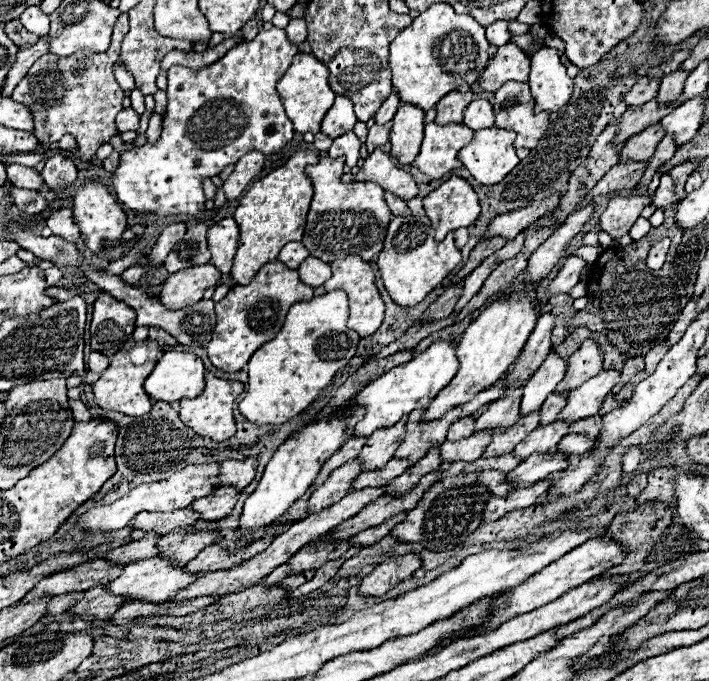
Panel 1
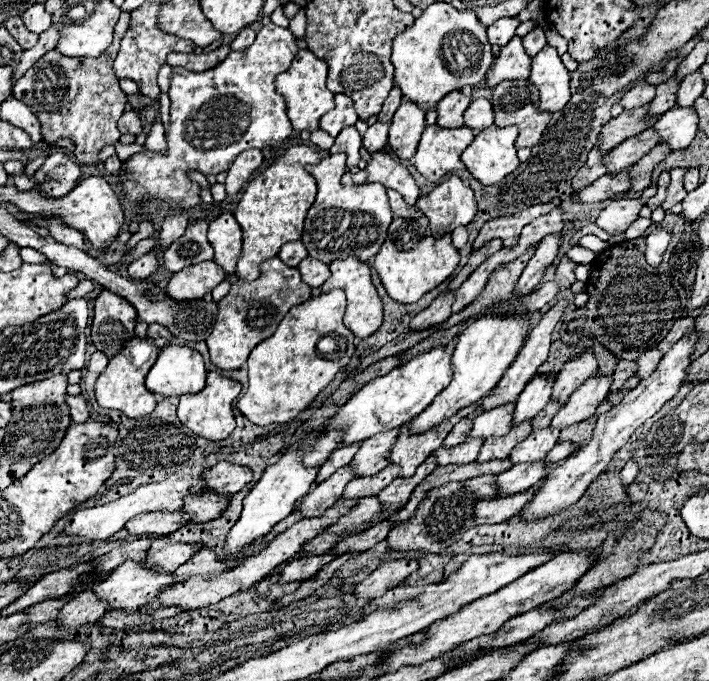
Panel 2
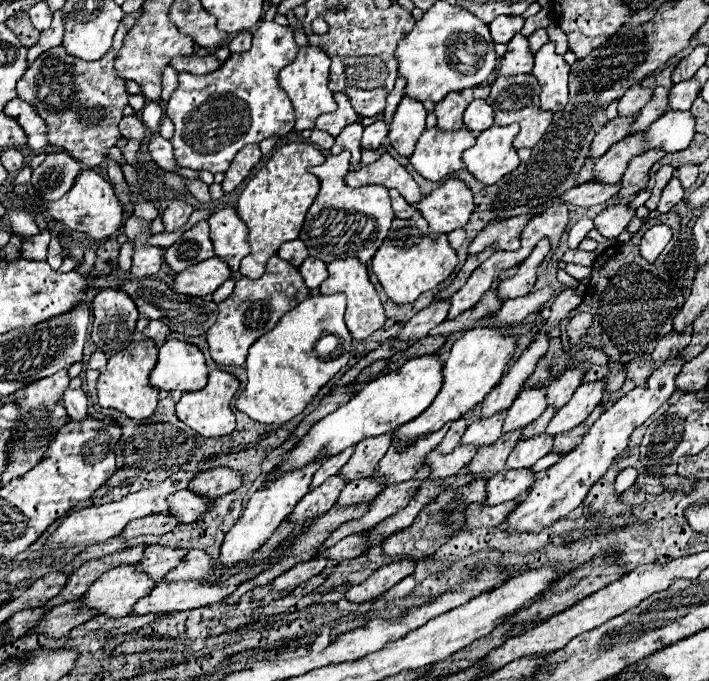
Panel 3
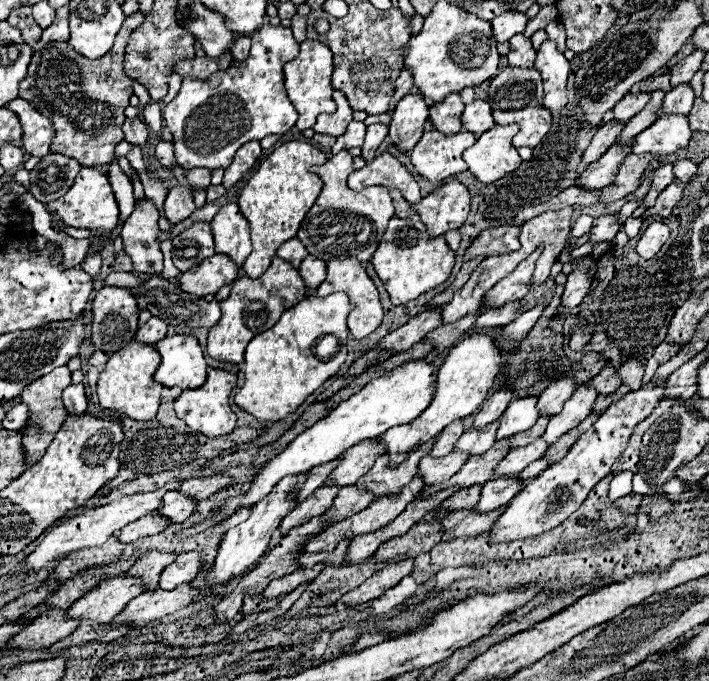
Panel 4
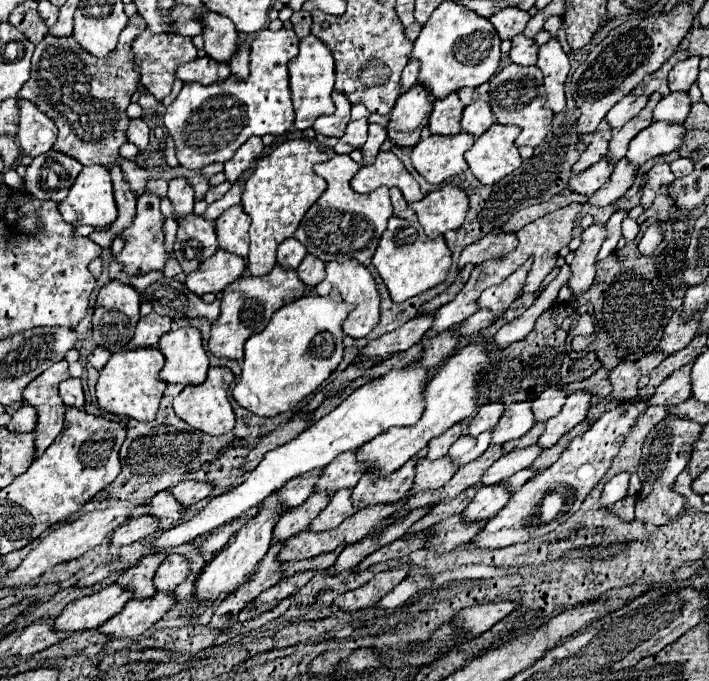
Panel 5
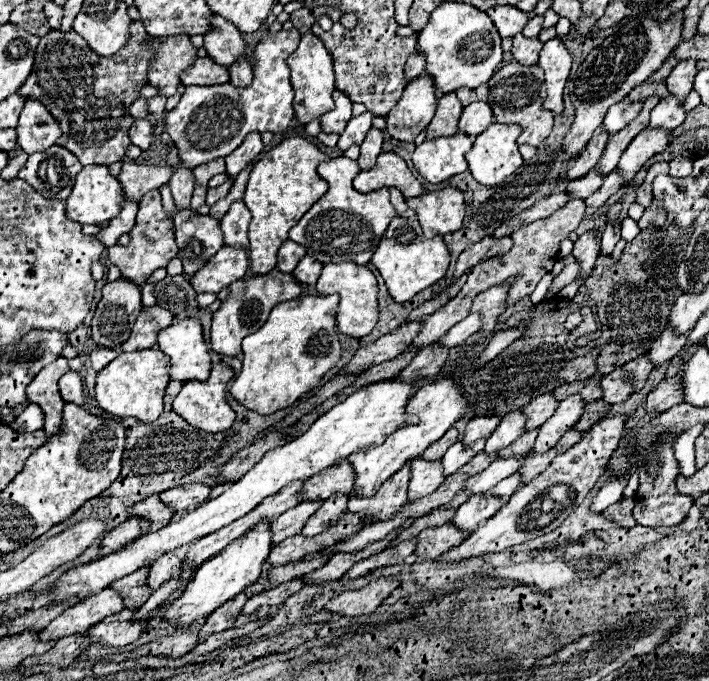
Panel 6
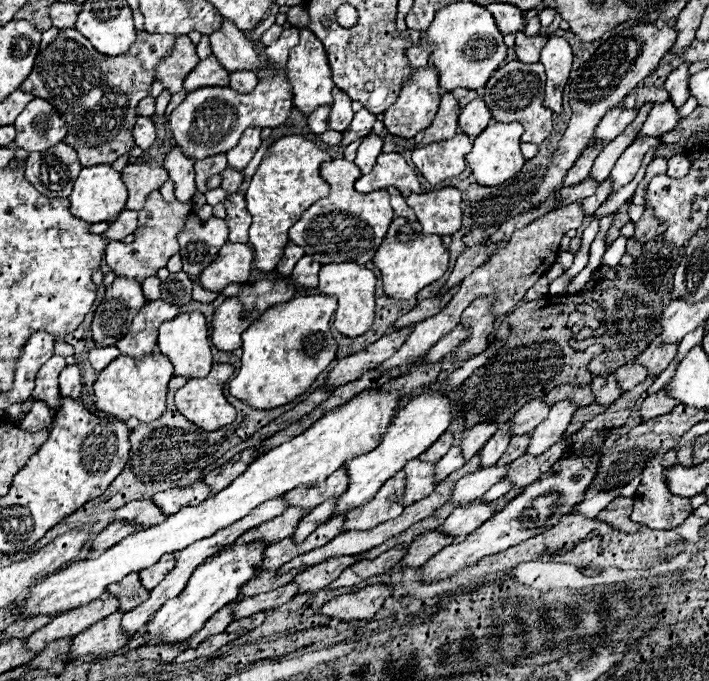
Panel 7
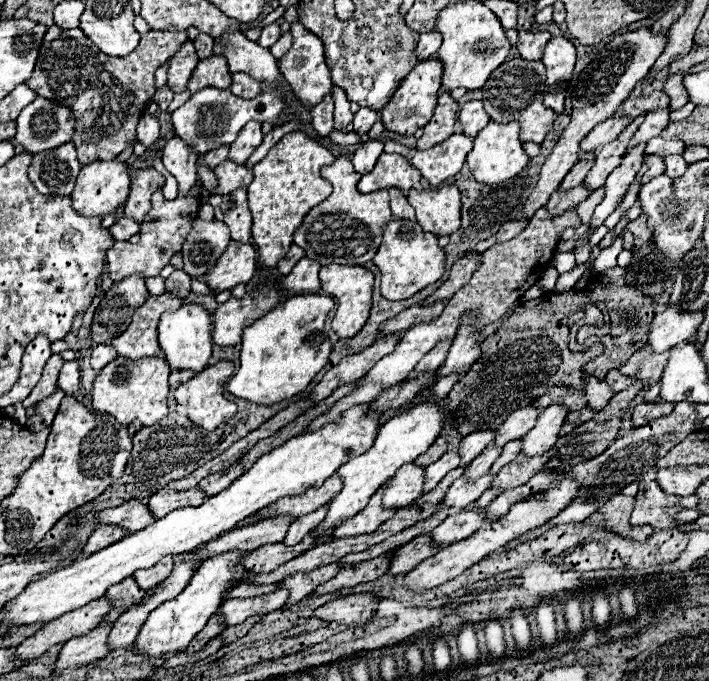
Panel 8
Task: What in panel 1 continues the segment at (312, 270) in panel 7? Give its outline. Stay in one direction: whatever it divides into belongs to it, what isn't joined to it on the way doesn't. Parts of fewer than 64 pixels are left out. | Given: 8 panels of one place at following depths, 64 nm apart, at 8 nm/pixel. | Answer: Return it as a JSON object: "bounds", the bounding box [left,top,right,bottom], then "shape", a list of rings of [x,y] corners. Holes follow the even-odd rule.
{"bounds":[298,256,332,288],"shape":[[[308,256],[308,258],[300,264],[298,272],[300,272],[300,280],[306,282],[308,286],[314,286],[314,288],[316,288],[316,286],[322,286],[322,284],[332,276],[330,264],[322,262],[322,260],[318,260],[318,258],[312,258],[312,256]]]}

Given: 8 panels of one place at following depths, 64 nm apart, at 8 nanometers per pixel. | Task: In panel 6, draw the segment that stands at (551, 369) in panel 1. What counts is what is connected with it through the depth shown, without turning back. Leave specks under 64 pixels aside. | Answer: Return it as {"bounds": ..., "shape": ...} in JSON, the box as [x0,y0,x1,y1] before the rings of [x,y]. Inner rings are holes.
{"bounds":[484,410,522,454],"shape":[[[520,410],[518,412],[510,412],[510,416],[502,418],[500,426],[486,440],[484,452],[486,454],[498,454],[508,444],[512,444],[518,436],[522,436],[522,414],[520,414]]]}

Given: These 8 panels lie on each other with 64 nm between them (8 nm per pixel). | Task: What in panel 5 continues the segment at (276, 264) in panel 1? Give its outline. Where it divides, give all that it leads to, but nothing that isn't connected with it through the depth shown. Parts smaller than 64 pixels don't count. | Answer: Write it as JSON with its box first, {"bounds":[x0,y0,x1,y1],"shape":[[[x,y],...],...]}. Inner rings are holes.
{"bounds":[208,266,304,360],"shape":[[[274,266],[272,272],[258,278],[240,278],[232,282],[222,296],[222,310],[220,316],[212,322],[212,336],[208,342],[208,348],[218,358],[230,358],[230,360],[242,360],[242,344],[246,338],[262,332],[266,324],[270,322],[270,316],[282,308],[282,304],[290,304],[304,296],[304,284],[296,276],[296,270],[284,270],[280,266]]]}

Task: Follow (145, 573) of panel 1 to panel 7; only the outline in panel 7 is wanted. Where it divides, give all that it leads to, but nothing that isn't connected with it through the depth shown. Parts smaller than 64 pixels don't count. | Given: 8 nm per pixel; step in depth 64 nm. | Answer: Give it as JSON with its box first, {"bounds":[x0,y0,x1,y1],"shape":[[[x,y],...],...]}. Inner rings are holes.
{"bounds":[26,592,118,652],"shape":[[[104,592],[98,600],[92,600],[82,608],[74,608],[74,612],[64,612],[62,616],[56,616],[50,624],[26,638],[26,648],[40,652],[46,648],[46,644],[60,638],[72,638],[114,612],[118,612],[118,600]]]}

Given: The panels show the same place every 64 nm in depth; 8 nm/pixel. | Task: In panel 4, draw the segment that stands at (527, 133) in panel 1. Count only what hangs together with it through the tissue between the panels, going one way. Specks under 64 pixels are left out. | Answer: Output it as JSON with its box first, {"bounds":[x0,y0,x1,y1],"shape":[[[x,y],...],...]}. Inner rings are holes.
{"bounds":[488,68,552,148],"shape":[[[504,68],[492,82],[488,90],[488,102],[494,112],[496,124],[518,124],[520,132],[514,136],[514,146],[534,148],[546,136],[552,126],[552,114],[542,106],[542,78],[534,68]]]}

